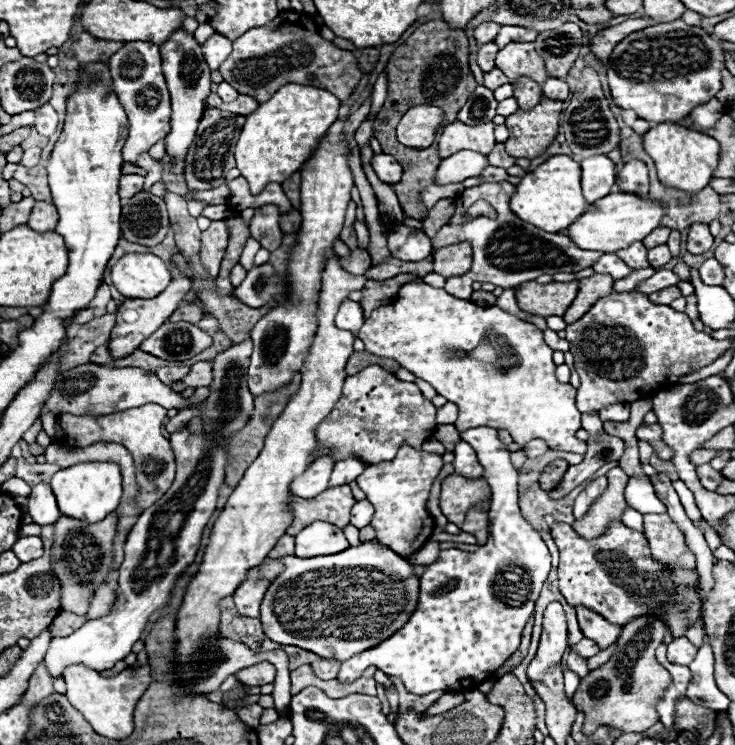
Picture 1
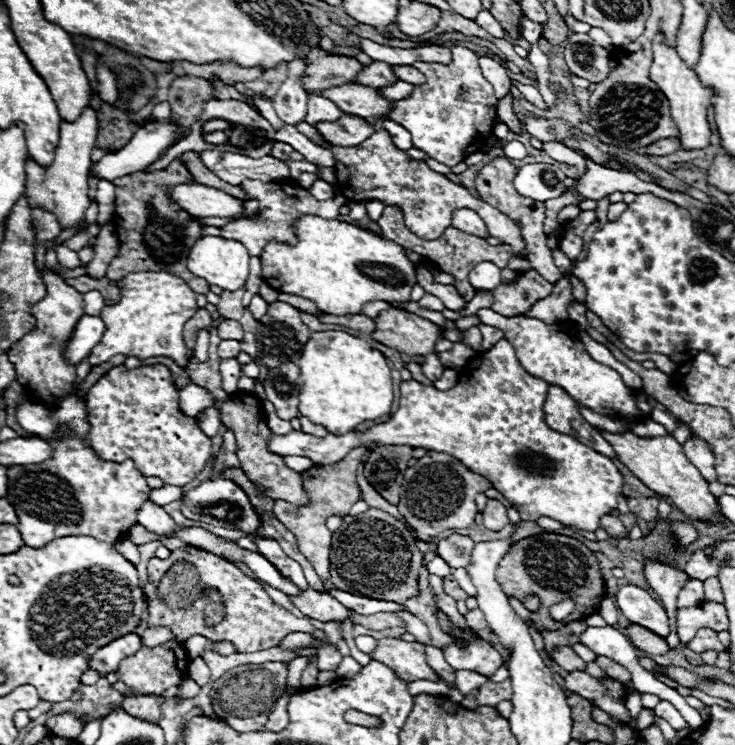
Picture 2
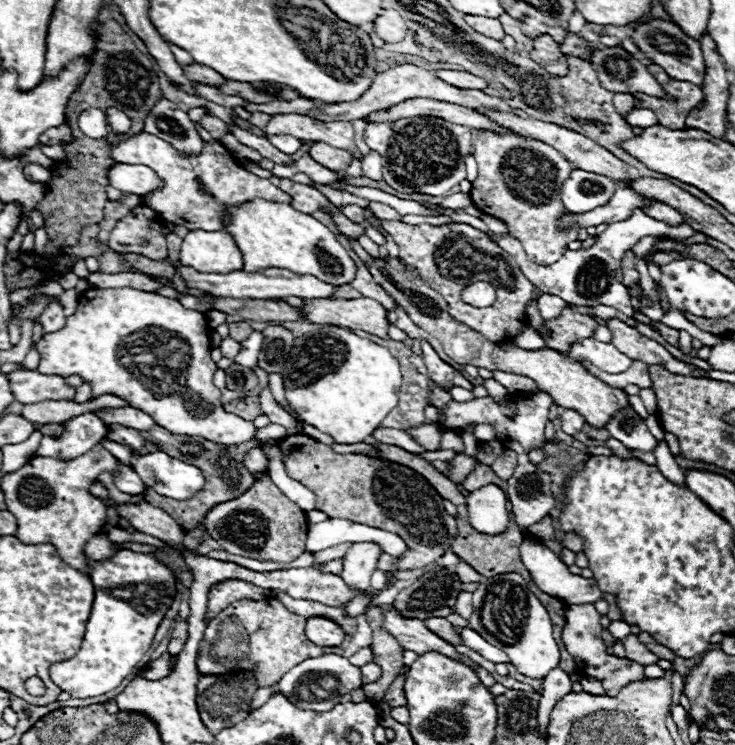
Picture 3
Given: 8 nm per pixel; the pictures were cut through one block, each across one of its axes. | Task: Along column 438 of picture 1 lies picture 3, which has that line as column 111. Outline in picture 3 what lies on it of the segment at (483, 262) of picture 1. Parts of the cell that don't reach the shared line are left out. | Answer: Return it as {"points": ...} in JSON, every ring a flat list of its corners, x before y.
{"points":[[140,204,116,222,110,232,108,246,116,252,134,252,152,260,168,258,162,224,162,218,154,210]]}

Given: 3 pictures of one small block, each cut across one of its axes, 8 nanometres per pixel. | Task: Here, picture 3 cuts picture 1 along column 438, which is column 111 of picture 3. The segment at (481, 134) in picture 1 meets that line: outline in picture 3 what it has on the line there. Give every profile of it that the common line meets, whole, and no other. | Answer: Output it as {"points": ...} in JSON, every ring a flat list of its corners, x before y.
{"points":[[140,132,124,140,108,140,112,146,112,158,116,162,126,162,126,164,146,164,162,176,164,186,146,194,144,200,162,220,184,226,188,230,222,230,222,212,224,204,242,204,246,200,254,198,264,198,272,202,290,202,290,196,276,188,268,178,260,178,246,168,238,166,238,160,220,144,220,142,204,142,202,154,198,156,188,156,172,148,166,140]]}

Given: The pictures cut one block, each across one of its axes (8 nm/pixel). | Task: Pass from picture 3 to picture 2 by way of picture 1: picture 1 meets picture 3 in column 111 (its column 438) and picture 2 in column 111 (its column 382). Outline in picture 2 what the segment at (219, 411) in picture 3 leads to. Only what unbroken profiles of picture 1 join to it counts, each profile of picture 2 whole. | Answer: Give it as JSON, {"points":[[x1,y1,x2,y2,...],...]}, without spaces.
{"points":[[134,272,118,280,118,288,120,288,120,302,114,306,106,306,100,314,106,330,102,340,90,354,90,364,98,366,116,354,134,356,140,360,166,356,186,370,190,364,190,356,182,330,184,324,198,310,196,294,190,290,190,286,172,274]]}

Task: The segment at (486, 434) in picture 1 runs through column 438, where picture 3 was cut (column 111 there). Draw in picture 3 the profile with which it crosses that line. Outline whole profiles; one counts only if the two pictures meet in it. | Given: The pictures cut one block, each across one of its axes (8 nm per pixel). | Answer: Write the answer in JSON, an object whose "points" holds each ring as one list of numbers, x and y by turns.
{"points":[[118,550,112,558,94,562,88,576,98,588,98,596,94,596,82,648,70,660,50,666,54,684,72,698,94,698,120,686,150,650,154,634,176,594,176,576,154,554]]}

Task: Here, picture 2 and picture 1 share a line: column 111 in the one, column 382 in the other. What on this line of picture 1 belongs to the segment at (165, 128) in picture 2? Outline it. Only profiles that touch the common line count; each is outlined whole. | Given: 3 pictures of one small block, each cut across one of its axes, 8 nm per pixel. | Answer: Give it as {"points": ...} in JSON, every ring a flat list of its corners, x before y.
{"points":[[386,154,374,156,372,158,372,168,382,182,396,184,402,178,402,168,398,166,398,162,392,156,386,156]]}

